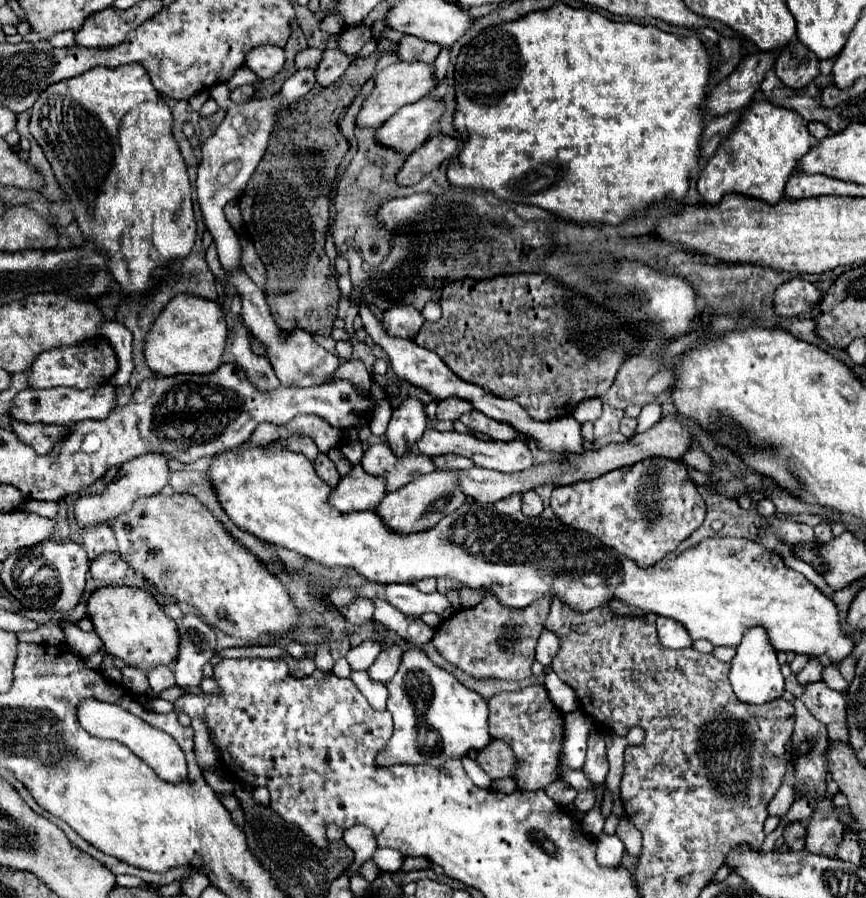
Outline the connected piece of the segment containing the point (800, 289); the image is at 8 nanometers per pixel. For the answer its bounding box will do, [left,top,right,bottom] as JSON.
[775,278,823,316]

